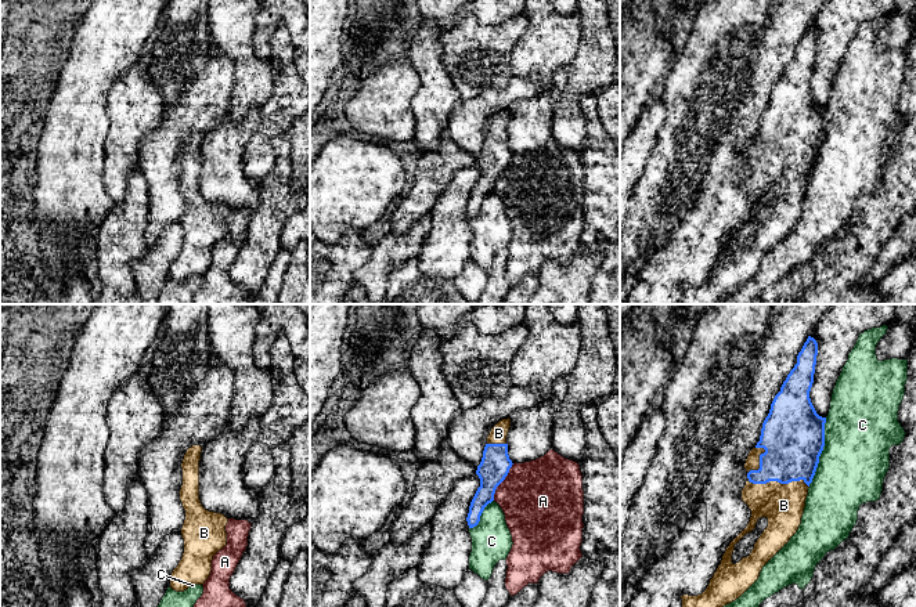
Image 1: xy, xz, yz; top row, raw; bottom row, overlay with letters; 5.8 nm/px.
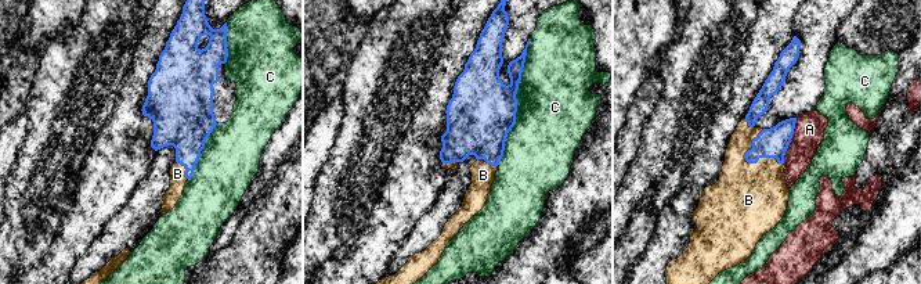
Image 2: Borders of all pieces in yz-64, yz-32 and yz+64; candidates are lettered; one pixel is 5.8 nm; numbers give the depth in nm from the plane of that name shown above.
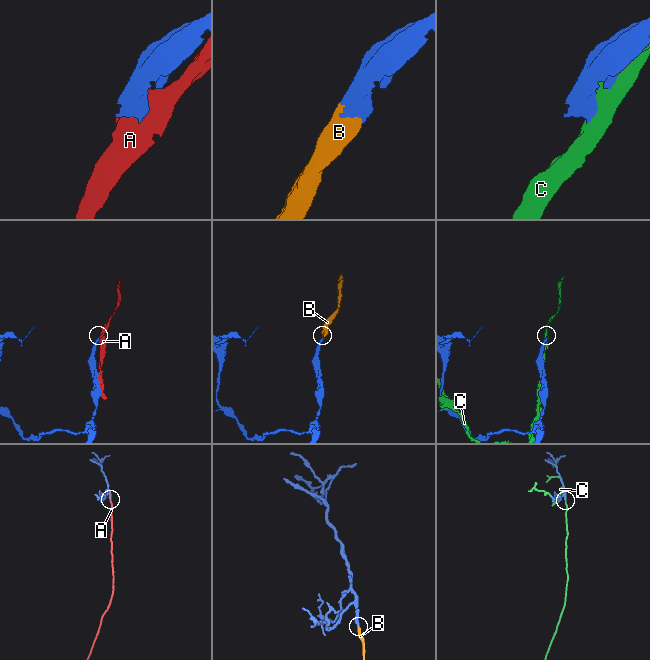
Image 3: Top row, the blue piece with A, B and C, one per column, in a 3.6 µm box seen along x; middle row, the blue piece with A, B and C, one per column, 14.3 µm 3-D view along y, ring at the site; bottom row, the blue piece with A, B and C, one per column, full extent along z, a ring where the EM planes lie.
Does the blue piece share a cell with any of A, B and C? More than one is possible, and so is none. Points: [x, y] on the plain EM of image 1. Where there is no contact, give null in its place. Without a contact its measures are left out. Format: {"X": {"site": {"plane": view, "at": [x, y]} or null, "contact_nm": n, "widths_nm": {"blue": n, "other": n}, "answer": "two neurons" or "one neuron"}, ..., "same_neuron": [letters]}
{"A": {"site": {"plane": "xz", "at": [502, 170]}, "contact_nm": 240, "widths_nm": {"blue": 170, "other": 460}, "answer": "two neurons"}, "B": {"site": {"plane": "yz", "at": [778, 172]}, "contact_nm": 360, "widths_nm": {"blue": 340, "other": 240}, "answer": "one neuron"}, "C": {"site": {"plane": "yz", "at": [821, 143]}, "contact_nm": 420, "widths_nm": {"blue": 360, "other": 400}, "answer": "two neurons"}, "same_neuron": ["B"]}

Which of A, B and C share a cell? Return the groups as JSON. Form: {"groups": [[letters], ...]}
{"groups": [["A"], ["B"], ["C"]]}

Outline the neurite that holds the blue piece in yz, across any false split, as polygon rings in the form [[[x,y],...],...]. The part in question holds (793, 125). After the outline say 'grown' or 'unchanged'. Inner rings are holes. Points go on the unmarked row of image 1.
[[[808,26],[797,46],[797,54],[775,86],[768,106],[761,119],[760,131],[750,141],[744,159],[747,171],[742,180],[742,191],[751,200],[747,217],[729,234],[721,254],[714,263],[707,279],[697,286],[684,285],[681,304],[715,304],[724,296],[739,289],[760,267],[762,257],[790,231],[797,223],[805,198],[809,174],[815,166],[819,147],[825,137],[826,108],[816,104],[809,82],[818,46],[818,33]],[[761,207],[768,209],[768,217],[754,234],[754,239],[739,253],[732,253],[735,235],[755,218]]]; grown

